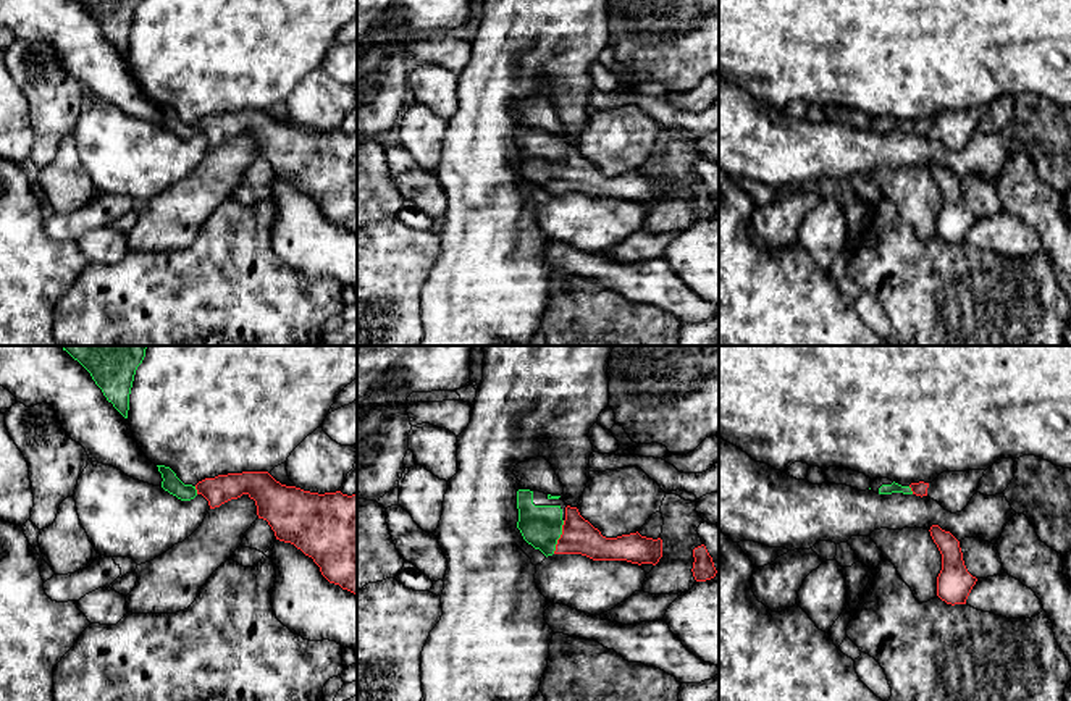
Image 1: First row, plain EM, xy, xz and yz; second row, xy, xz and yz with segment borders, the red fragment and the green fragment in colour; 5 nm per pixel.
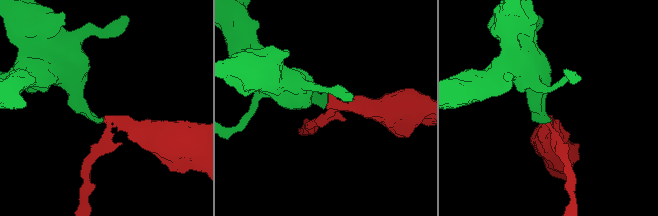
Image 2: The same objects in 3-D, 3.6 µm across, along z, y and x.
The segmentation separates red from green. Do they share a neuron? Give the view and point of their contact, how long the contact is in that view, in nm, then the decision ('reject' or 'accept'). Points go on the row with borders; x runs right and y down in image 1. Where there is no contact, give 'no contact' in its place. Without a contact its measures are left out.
xz (561, 537) | 180 nm | accept

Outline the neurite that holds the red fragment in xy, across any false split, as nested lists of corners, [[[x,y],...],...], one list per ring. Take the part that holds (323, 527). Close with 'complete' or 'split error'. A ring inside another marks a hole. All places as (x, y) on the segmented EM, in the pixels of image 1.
[[[157,467],[162,488],[181,501],[202,494],[215,509],[247,494],[276,539],[312,557],[330,583],[357,594],[357,494],[304,491],[281,485],[268,472],[218,475],[192,486],[184,485],[170,467]]]; split error

